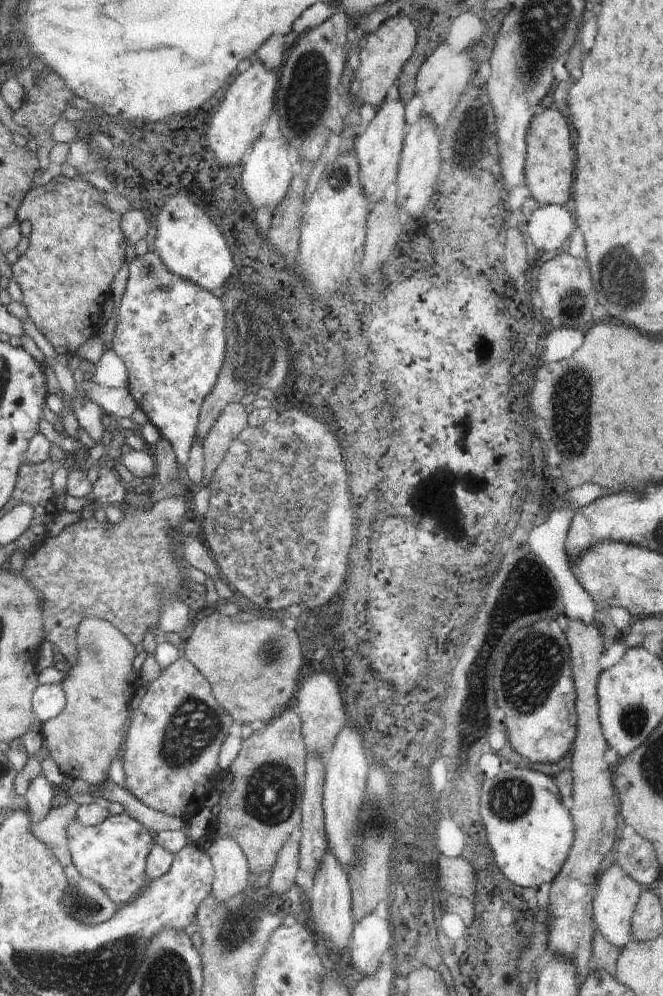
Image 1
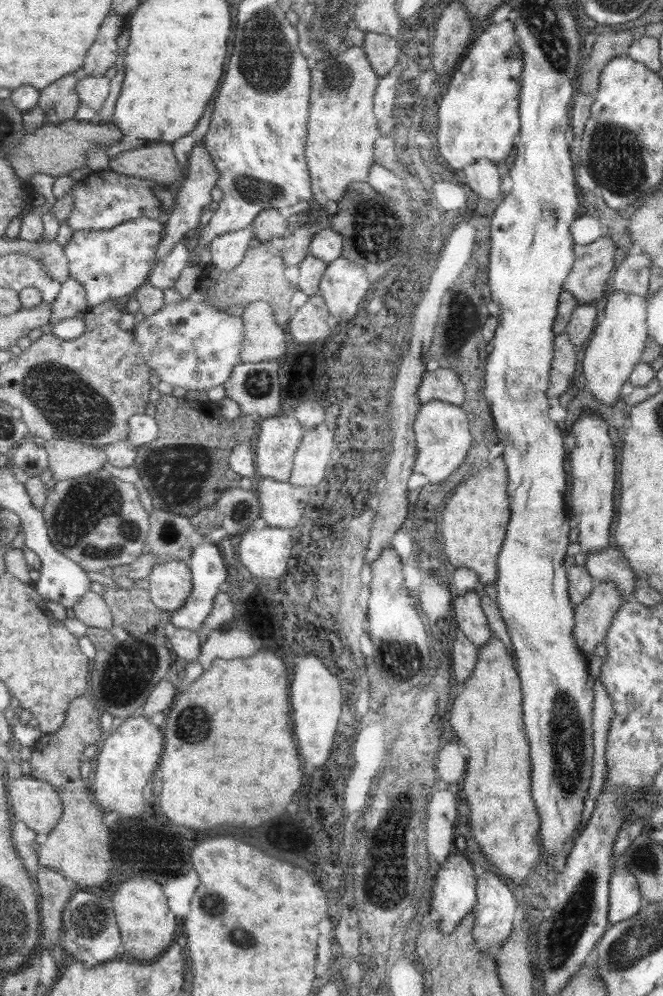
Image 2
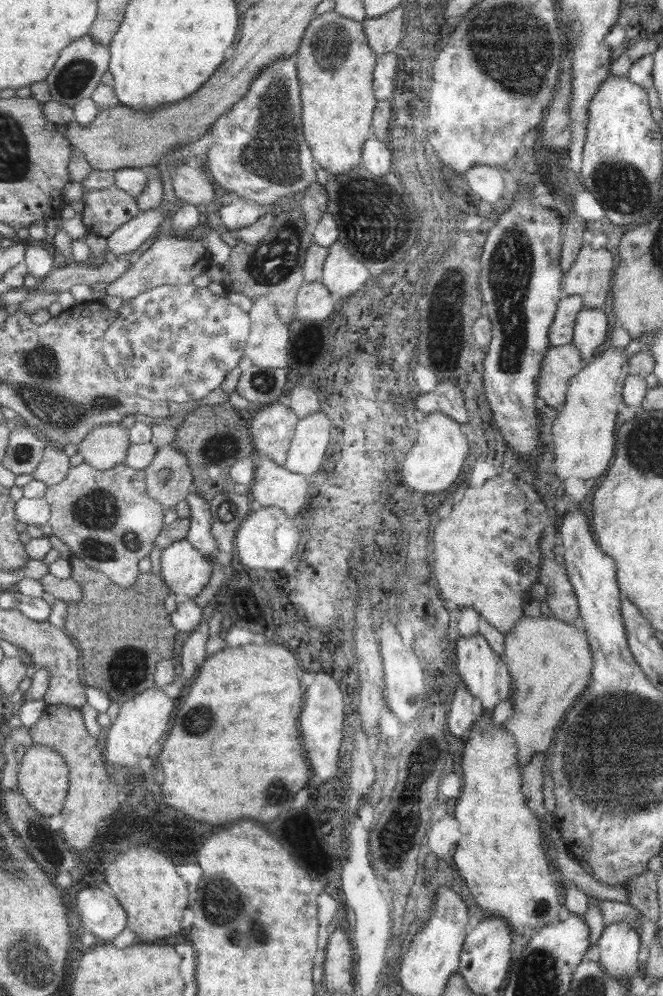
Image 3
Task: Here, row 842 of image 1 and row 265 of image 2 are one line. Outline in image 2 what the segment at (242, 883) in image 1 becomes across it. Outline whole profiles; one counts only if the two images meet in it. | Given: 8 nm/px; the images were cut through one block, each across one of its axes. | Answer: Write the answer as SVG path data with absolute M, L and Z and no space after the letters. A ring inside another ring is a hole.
M247 228L218 234L209 245L209 264L223 272L234 270L254 243L254 234Z

